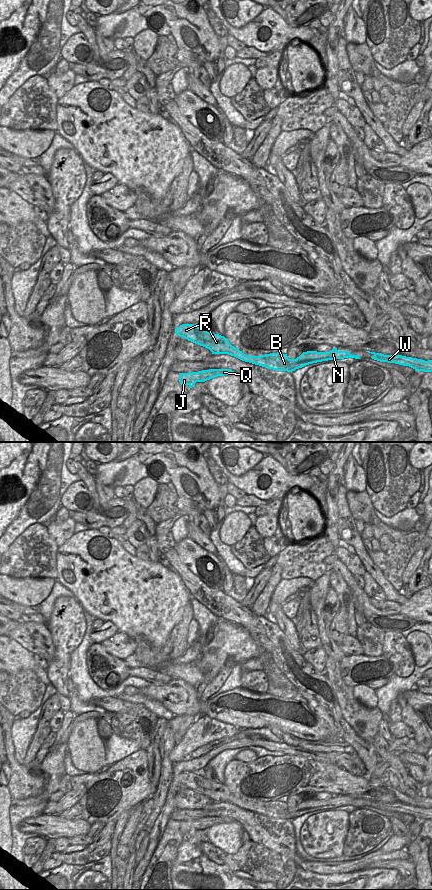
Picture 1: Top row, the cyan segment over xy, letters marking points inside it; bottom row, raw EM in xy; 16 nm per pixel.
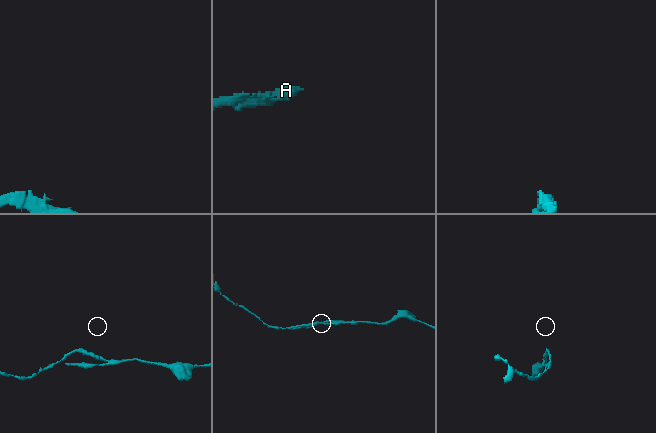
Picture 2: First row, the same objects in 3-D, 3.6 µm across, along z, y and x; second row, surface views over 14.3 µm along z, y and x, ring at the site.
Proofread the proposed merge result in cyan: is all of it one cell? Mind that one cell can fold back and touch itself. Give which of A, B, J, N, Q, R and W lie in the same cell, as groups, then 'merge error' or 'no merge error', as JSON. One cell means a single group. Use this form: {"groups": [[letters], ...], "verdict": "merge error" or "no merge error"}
{"groups": [["A", "B", "N", "R", "W"], ["J", "Q"]], "verdict": "merge error"}

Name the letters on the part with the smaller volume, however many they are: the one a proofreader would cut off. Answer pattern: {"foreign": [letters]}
{"foreign": ["J", "Q"]}

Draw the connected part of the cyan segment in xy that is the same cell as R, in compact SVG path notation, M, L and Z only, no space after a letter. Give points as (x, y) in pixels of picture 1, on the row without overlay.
M182 772L175 776L175 782L187 787L195 792L209 797L212 802L228 802L242 809L249 810L255 813L273 817L276 819L292 820L306 813L344 806L361 807L359 803L352 803L348 799L338 799L333 796L329 800L307 799L303 800L295 808L293 813L289 812L287 802L270 801L261 804L249 804L243 802L238 796L232 794L228 787L219 782L207 780L206 778L195 774L194 772Z

